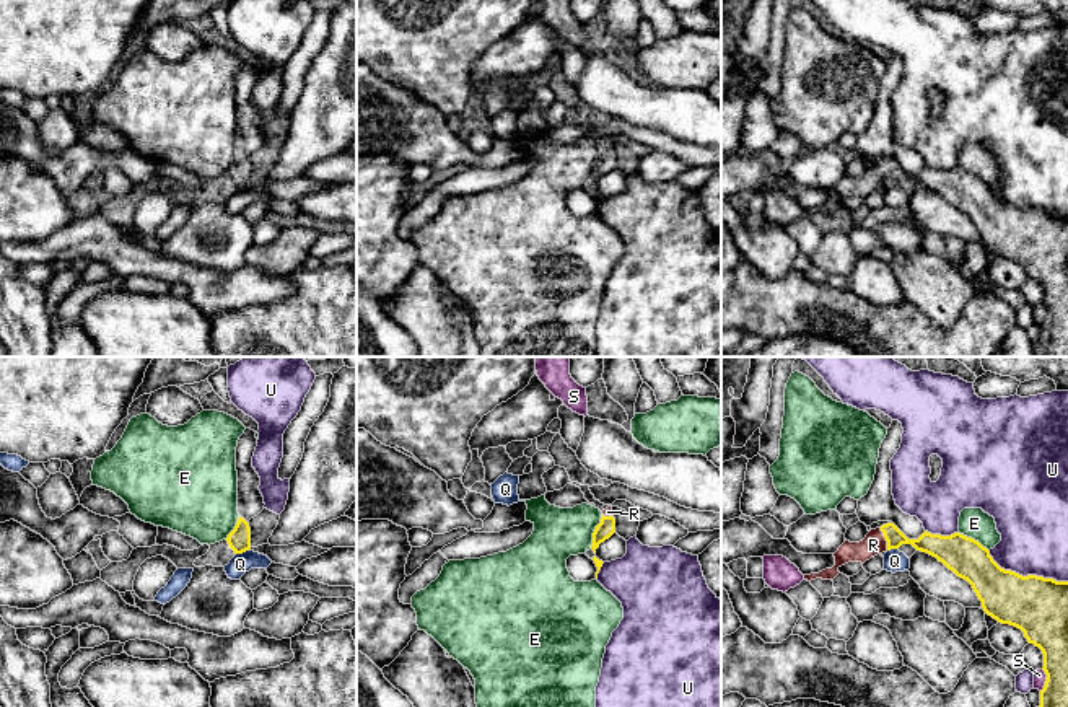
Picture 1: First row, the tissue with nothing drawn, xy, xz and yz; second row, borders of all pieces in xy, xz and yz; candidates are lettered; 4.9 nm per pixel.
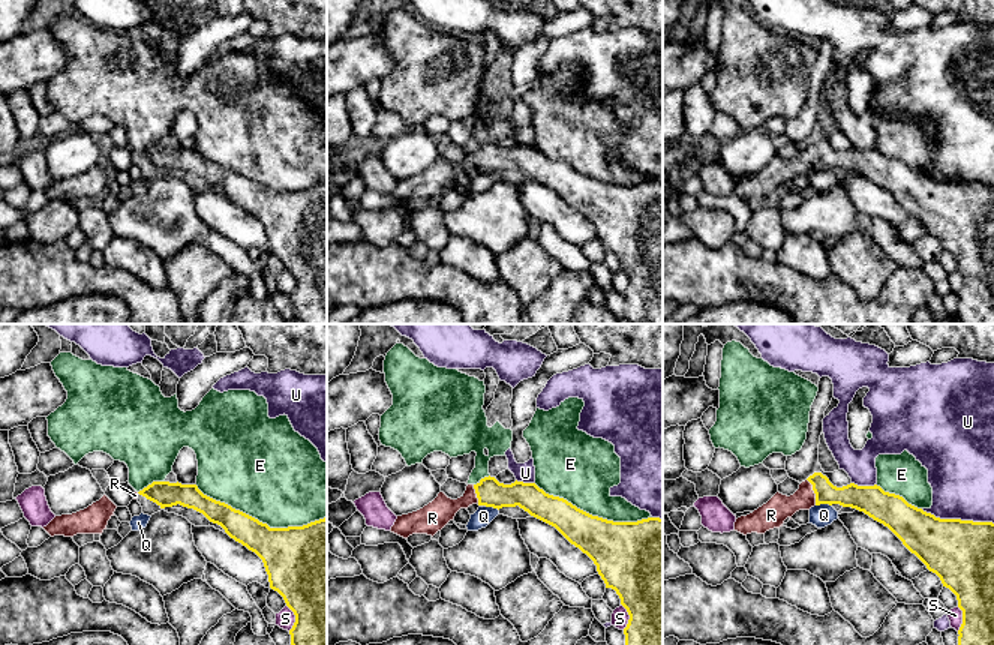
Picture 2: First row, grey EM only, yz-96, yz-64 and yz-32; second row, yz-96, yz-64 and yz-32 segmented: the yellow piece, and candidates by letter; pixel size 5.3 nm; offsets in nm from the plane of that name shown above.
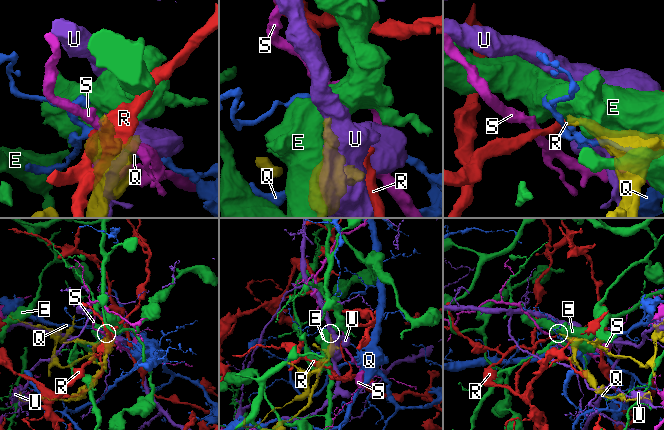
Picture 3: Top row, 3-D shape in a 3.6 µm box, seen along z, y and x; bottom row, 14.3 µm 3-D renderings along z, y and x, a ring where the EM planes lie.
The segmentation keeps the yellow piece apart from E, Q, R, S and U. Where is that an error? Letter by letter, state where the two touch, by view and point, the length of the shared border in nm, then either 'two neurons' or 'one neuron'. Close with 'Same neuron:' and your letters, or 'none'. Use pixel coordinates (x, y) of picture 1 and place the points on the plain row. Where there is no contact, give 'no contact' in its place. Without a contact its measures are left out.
E: contact xz (595, 166); length 170 nm; two neurons
Q: contact xy (243, 186); length 80 nm; two neurons
R: contact yz (886, 175); length 120 nm; one neuron
S: contact yz (1047, 315); length 120 nm; two neurons
U: contact yz (1028, 210); length 420 nm; two neurons
Same neuron: R

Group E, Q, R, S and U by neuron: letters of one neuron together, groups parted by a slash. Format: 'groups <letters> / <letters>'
groups E / Q / R / S / U

